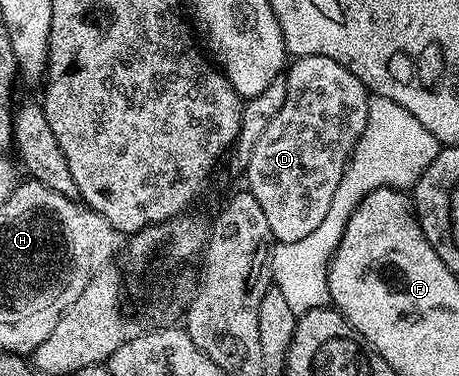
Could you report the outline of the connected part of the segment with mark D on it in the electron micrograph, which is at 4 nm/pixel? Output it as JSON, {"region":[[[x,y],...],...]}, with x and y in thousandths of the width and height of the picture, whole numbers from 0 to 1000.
{"region":[[[660,146],[641,154],[619,202],[625,215],[625,269],[617,269],[617,290],[599,301],[590,332],[582,332],[573,364],[564,364],[556,407],[547,407],[547,428],[529,468],[532,484],[542,484],[536,487],[538,505],[556,524],[556,535],[564,535],[573,569],[582,574],[582,598],[590,598],[590,620],[606,646],[654,641],[702,593],[721,545],[721,524],[730,524],[730,503],[739,503],[752,441],[800,332],[800,290],[808,261],[795,221],[782,215],[773,194],[739,173],[739,162],[721,162],[721,152]]]}

